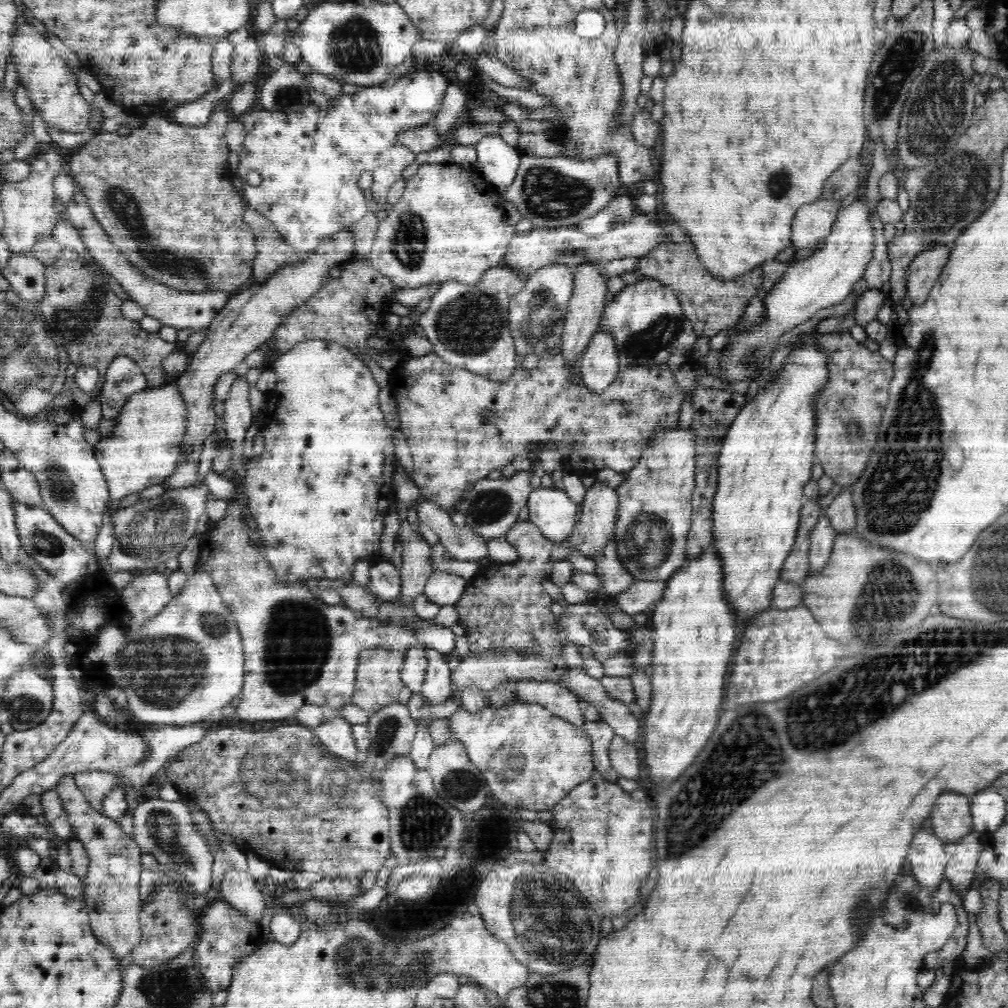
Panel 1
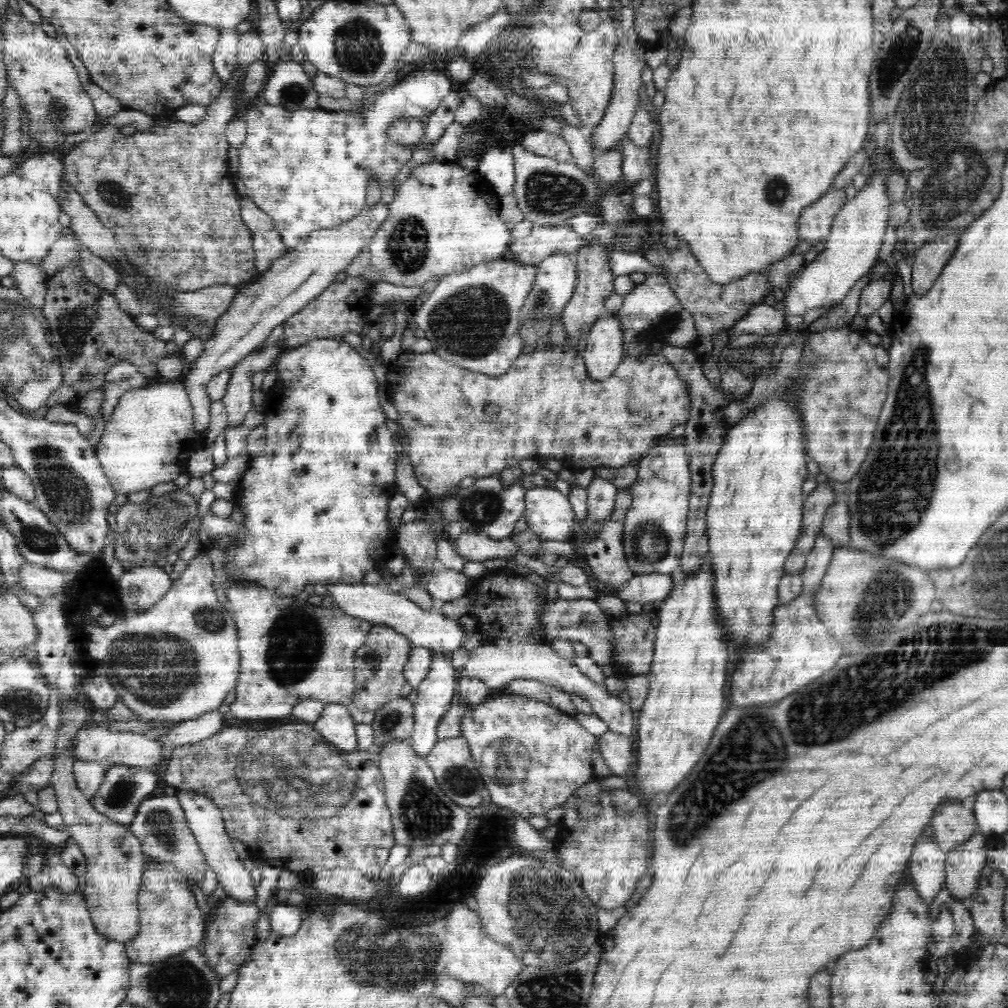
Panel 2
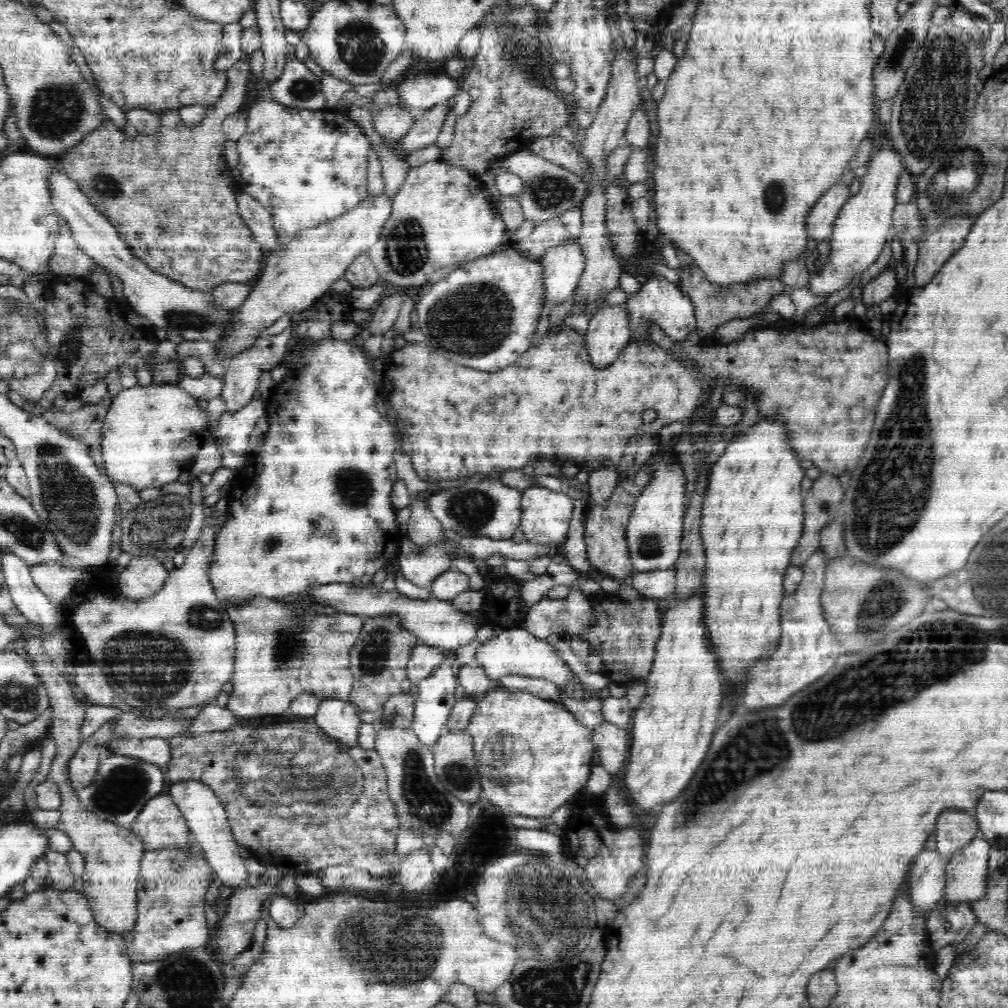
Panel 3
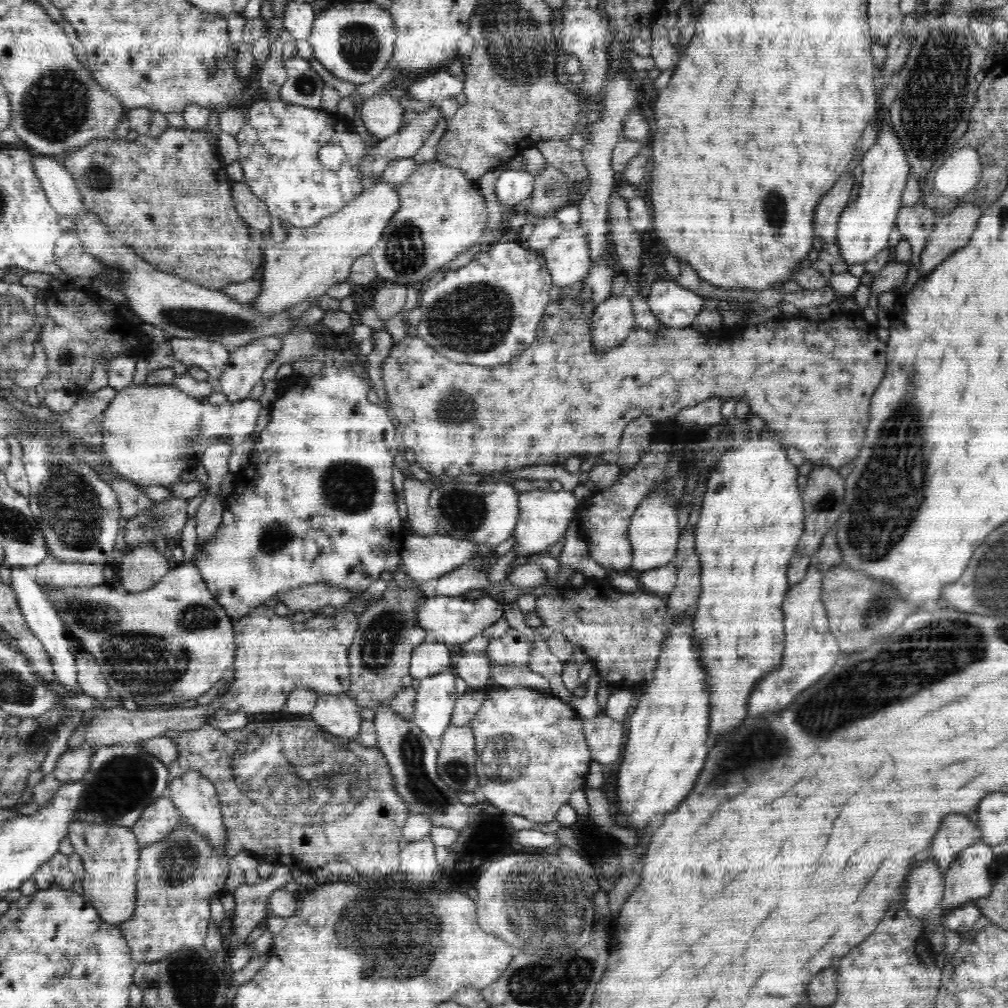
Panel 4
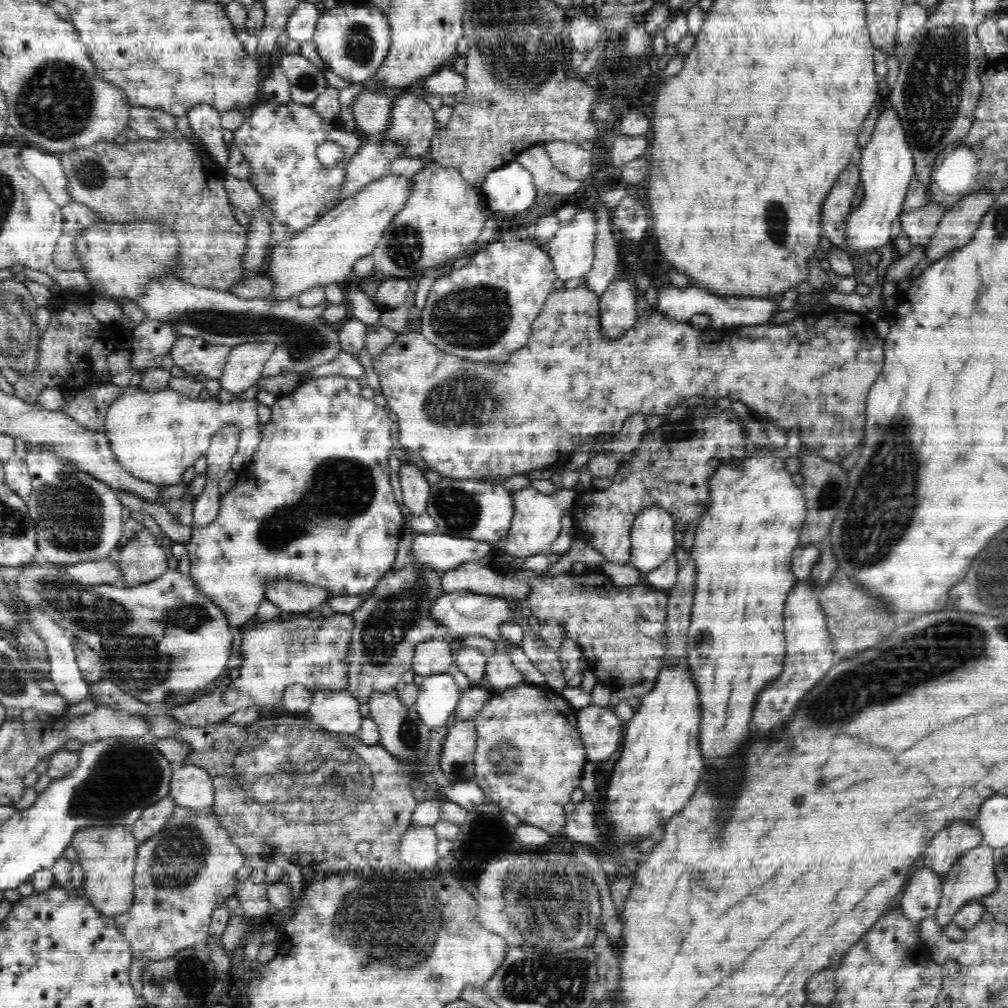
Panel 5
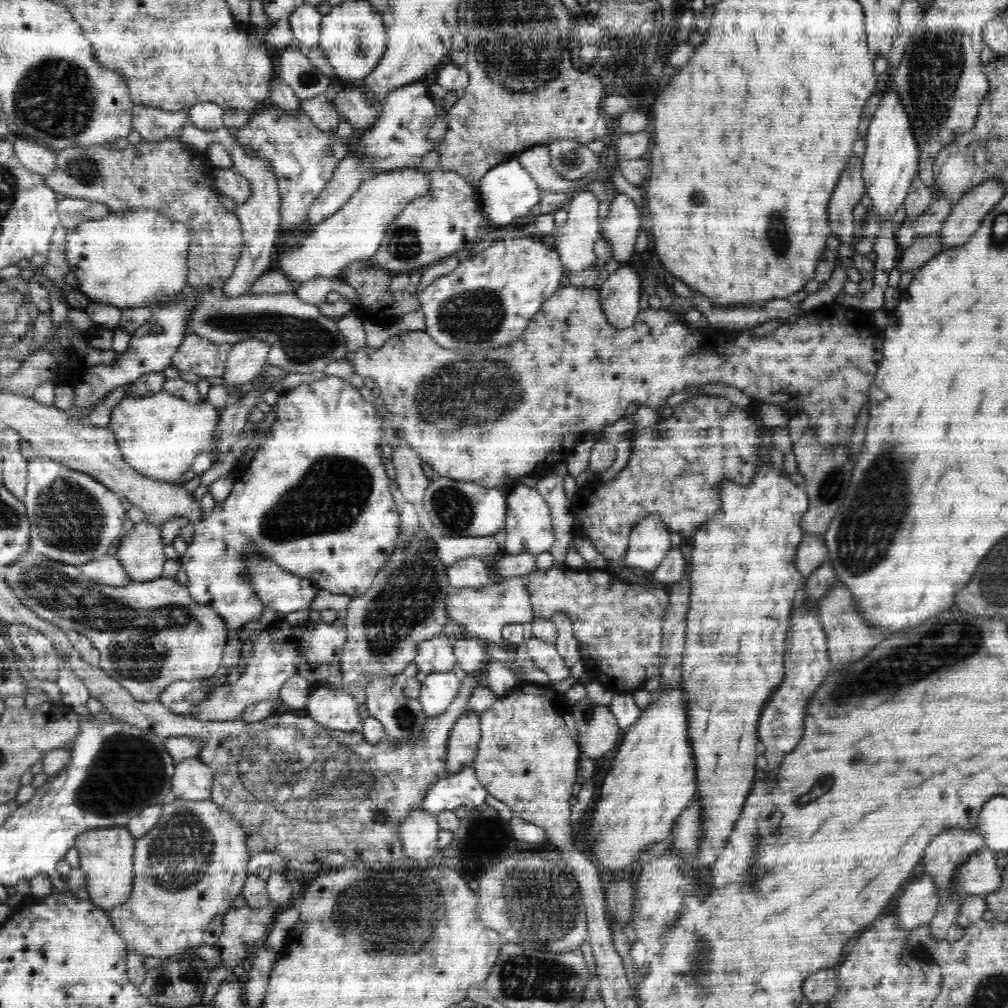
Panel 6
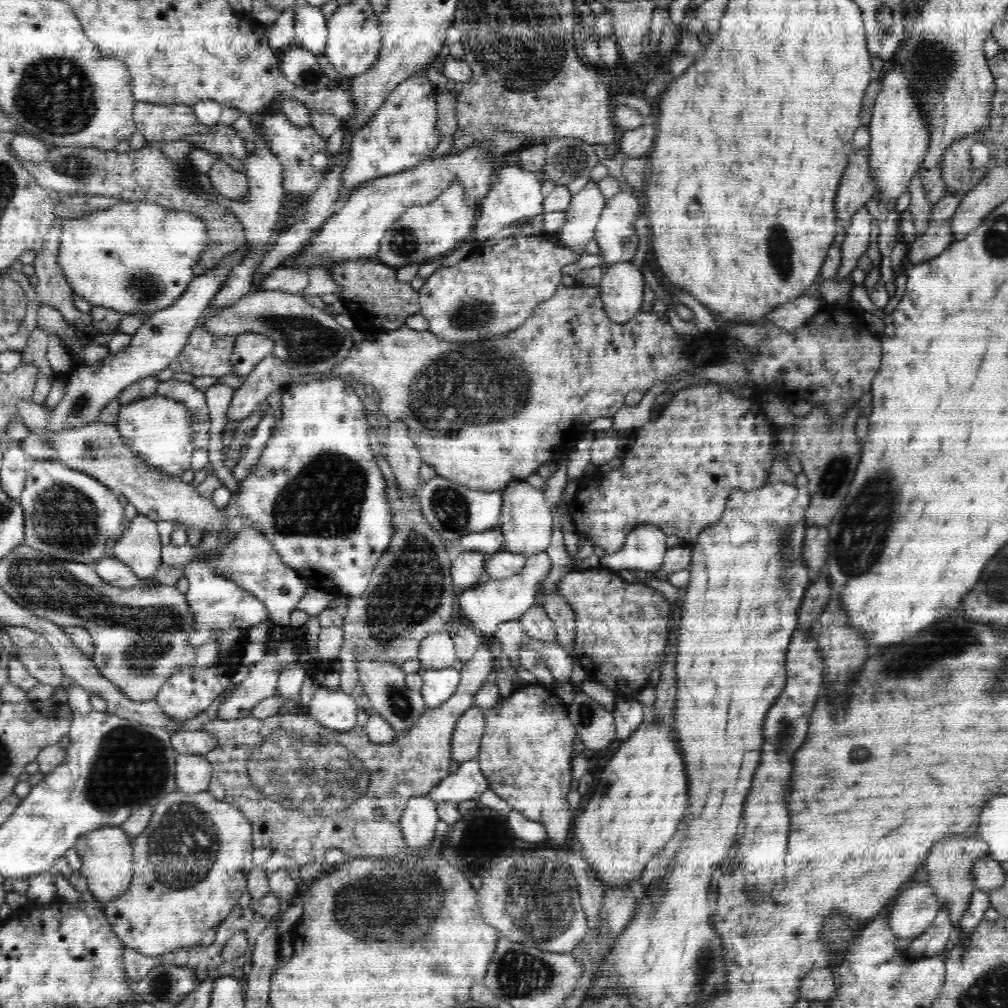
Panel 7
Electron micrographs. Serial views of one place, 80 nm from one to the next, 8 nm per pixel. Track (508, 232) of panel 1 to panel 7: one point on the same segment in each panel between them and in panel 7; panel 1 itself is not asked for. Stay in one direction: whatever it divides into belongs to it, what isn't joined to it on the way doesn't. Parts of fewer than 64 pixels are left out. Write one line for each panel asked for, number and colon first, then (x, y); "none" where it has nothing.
2: (438, 224)
3: (434, 224)
4: (441, 215)
5: (444, 214)
6: (442, 224)
7: (428, 231)

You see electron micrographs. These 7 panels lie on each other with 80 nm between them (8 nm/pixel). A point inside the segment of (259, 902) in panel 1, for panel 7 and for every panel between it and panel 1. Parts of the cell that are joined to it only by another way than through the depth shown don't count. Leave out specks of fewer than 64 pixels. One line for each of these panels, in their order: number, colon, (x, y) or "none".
2: (205, 820)
3: (206, 818)
4: (195, 797)
5: (191, 787)
6: (193, 780)
7: (193, 772)

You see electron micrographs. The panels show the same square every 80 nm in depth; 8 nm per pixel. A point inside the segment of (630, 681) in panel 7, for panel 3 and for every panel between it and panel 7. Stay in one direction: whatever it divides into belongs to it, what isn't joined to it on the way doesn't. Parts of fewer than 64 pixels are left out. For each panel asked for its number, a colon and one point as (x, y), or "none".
3: (625, 636)
4: (623, 634)
5: (621, 630)
6: (618, 625)

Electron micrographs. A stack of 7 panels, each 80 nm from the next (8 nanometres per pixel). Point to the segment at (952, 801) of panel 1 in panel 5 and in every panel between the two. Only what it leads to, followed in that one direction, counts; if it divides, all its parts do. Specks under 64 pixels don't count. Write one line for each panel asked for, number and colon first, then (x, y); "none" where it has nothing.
2: (953, 823)
3: (955, 830)
4: (957, 832)
5: (950, 844)

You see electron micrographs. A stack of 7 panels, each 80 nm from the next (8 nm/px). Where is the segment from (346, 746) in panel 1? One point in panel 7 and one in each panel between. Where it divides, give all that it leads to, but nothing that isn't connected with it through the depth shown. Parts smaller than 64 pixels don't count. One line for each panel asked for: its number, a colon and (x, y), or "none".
2: (336, 725)
3: (339, 719)
4: (338, 714)
5: (336, 711)
6: (335, 709)
7: (332, 708)

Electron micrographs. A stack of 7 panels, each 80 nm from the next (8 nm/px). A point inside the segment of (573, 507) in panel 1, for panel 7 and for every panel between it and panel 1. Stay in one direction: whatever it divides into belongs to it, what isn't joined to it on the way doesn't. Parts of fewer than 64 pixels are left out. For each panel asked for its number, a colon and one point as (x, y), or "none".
2: (549, 514)
3: (545, 519)
4: (544, 516)
5: (537, 523)
6: (529, 528)
7: (527, 523)

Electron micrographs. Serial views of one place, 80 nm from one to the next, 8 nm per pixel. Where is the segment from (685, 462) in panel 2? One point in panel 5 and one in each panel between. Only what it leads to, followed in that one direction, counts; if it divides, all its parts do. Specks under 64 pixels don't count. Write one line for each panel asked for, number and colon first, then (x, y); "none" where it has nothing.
3: (654, 535)
4: (654, 532)
5: (652, 538)

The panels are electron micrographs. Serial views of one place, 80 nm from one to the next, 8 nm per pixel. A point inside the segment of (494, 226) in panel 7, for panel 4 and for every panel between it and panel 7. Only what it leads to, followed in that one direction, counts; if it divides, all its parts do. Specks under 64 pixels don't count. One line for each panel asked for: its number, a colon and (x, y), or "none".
4: (514, 186)
5: (510, 189)
6: (507, 191)

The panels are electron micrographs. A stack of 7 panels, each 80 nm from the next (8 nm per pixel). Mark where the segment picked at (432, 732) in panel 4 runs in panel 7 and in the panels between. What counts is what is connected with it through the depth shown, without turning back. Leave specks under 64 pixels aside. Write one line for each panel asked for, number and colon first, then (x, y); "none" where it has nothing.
5: (438, 695)
6: (438, 690)
7: (438, 684)

